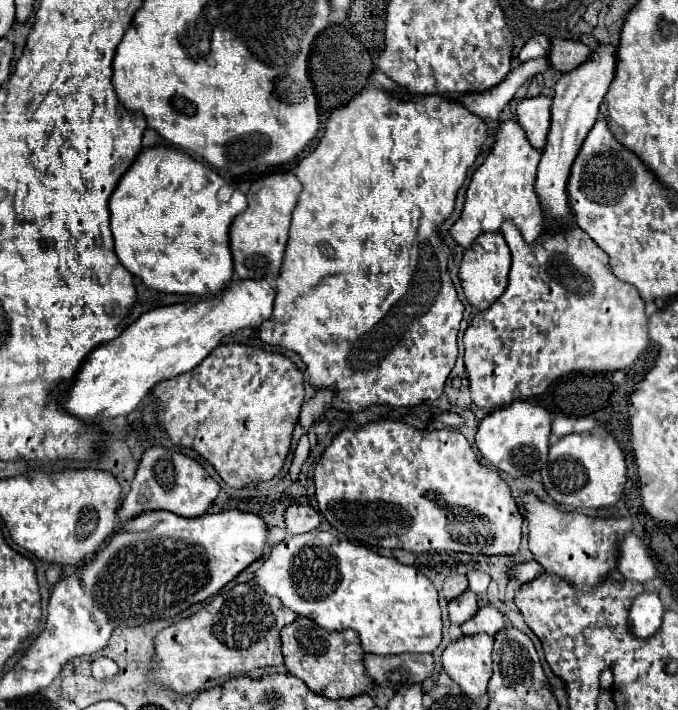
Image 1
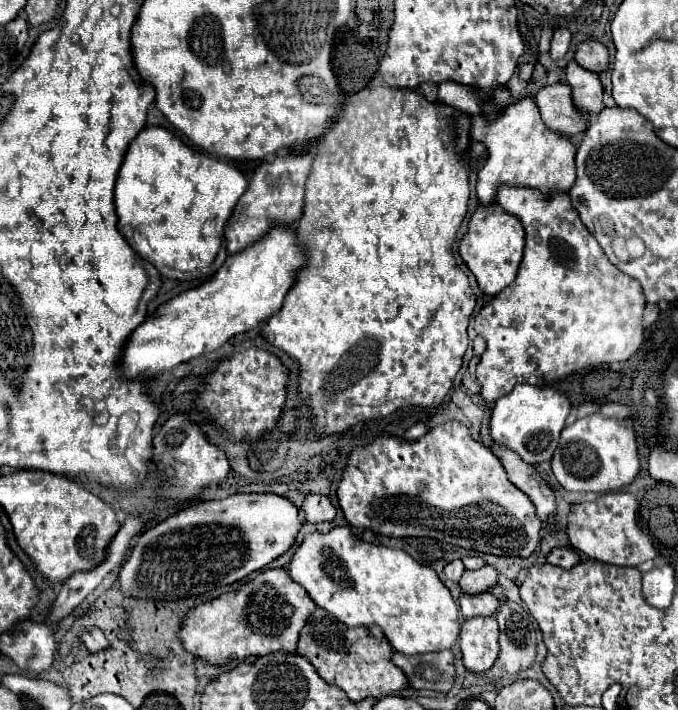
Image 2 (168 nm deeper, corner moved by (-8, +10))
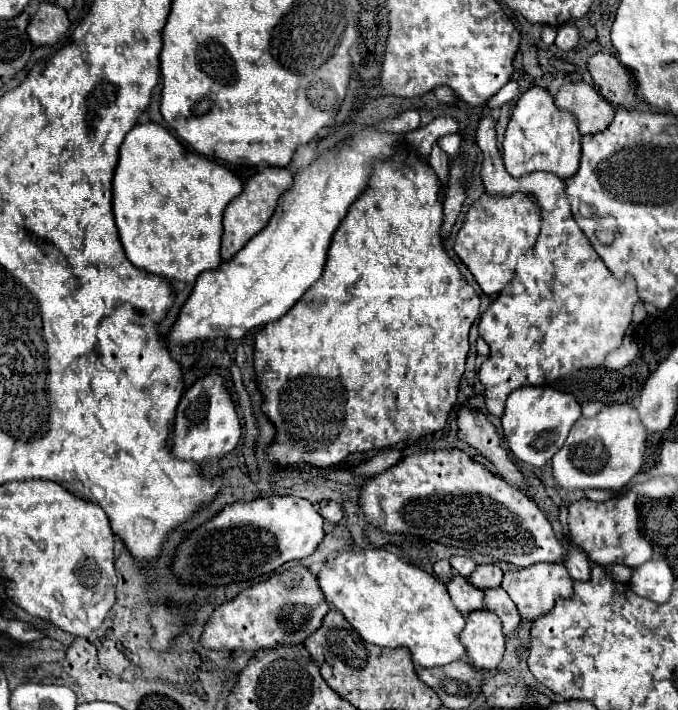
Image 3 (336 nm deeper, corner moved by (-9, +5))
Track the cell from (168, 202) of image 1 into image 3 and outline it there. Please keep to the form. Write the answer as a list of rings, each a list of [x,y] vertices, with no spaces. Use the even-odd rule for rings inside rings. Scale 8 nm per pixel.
[[[137,124],[121,144],[119,164],[113,178],[113,214],[127,258],[137,268],[169,280],[195,282],[201,272],[219,268],[223,210],[239,196],[241,190],[242,179],[227,166],[187,150],[175,136],[169,134],[167,128],[159,124]]]

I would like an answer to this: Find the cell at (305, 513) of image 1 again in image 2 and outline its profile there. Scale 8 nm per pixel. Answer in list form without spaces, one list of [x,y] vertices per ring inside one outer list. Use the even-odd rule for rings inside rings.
[[[308,495],[304,505],[304,519],[308,523],[322,523],[322,521],[332,521],[336,515],[336,507],[326,495]]]

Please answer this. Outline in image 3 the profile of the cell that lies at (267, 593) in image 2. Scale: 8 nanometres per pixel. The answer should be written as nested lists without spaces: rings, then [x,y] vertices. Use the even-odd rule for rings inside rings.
[[[303,566],[273,574],[269,580],[245,588],[237,598],[217,606],[205,622],[207,626],[203,628],[199,642],[203,648],[227,652],[255,652],[261,648],[275,648],[277,644],[303,644],[303,640],[321,626],[323,616],[329,612],[323,594],[319,604],[319,592],[315,574]]]

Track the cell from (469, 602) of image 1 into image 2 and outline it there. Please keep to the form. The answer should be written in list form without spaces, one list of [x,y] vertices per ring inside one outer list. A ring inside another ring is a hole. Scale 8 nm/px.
[[[484,565],[476,571],[464,571],[464,575],[460,577],[462,591],[470,595],[490,591],[496,585],[498,585],[498,569],[494,565]]]

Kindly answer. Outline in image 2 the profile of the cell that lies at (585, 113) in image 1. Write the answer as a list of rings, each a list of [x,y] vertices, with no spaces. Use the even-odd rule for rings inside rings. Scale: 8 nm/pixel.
[[[570,59],[566,65],[566,81],[572,87],[574,103],[578,105],[578,109],[582,113],[592,115],[592,113],[600,113],[604,109],[604,105],[602,105],[604,87],[596,73],[582,69],[574,59]]]

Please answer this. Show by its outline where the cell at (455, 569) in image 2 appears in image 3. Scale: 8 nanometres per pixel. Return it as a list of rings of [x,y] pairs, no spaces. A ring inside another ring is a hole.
[[[439,560],[439,562],[435,562],[433,570],[435,570],[435,574],[439,576],[439,580],[443,580],[443,582],[447,582],[447,580],[453,578],[453,568],[451,568],[449,560]]]

